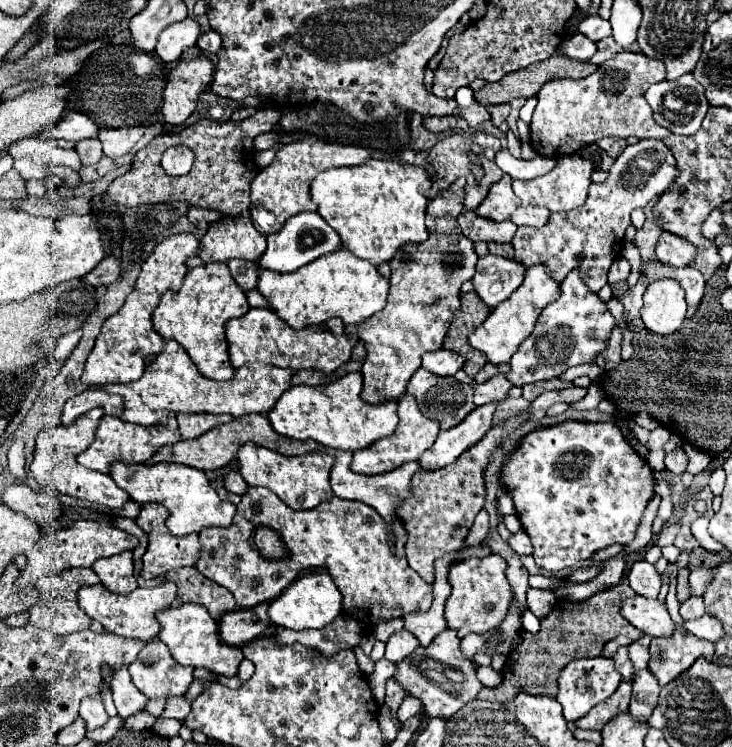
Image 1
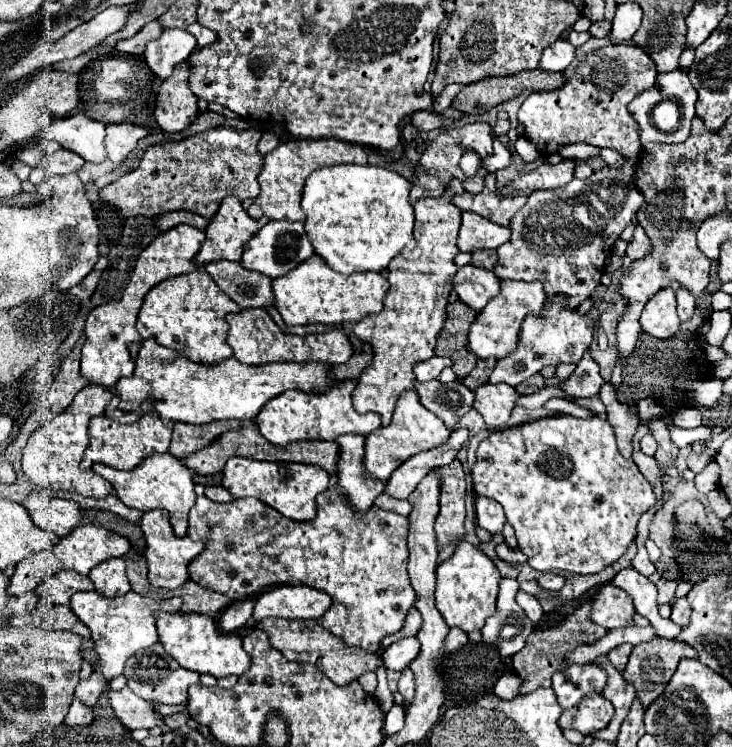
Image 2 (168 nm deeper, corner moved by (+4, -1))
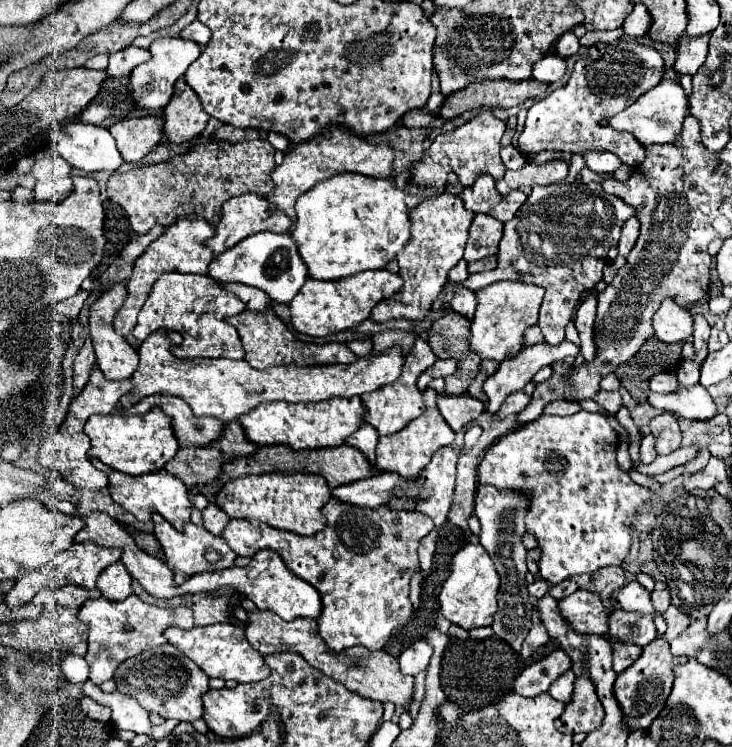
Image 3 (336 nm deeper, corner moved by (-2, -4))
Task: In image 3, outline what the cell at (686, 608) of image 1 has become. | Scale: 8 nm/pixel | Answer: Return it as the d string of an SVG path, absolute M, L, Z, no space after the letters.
M671 605L667 611L665 611L665 621L667 621L667 631L665 631L665 639L667 641L673 641L675 637L679 637L685 629L687 629L687 625L691 623L691 617L687 615L687 613L683 613L679 607L675 607L675 605Z

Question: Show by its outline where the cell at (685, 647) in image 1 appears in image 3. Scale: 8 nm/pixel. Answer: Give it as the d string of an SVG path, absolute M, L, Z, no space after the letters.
M657 637L643 647L641 657L629 669L619 673L615 681L615 697L619 697L619 705L623 705L623 713L627 713L627 723L631 725L631 731L647 729L651 721L661 713L673 687L673 667L685 661L687 657L673 657L669 651L669 643L663 637Z

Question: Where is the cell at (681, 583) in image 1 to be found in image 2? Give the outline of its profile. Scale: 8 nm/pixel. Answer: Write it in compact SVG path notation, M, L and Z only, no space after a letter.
M661 578L655 586L657 586L657 592L659 592L659 598L657 598L657 602L659 602L659 604L667 604L667 602L673 598L675 590L677 590L677 582L663 580L663 578Z

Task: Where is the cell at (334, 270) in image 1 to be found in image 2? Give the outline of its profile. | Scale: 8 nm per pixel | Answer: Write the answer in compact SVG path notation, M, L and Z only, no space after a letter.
M313 256L289 274L273 280L275 308L287 326L299 324L343 324L357 322L367 314L383 310L383 298L389 292L389 282L377 272L359 272L341 276L319 258Z

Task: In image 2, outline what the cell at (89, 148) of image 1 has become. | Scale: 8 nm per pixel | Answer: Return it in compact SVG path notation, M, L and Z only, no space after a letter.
M61 148L53 154L43 154L39 164L31 170L29 181L37 187L39 174L47 174L47 178L57 176L57 174L69 174L69 172L77 172L83 164L85 164L83 158Z

